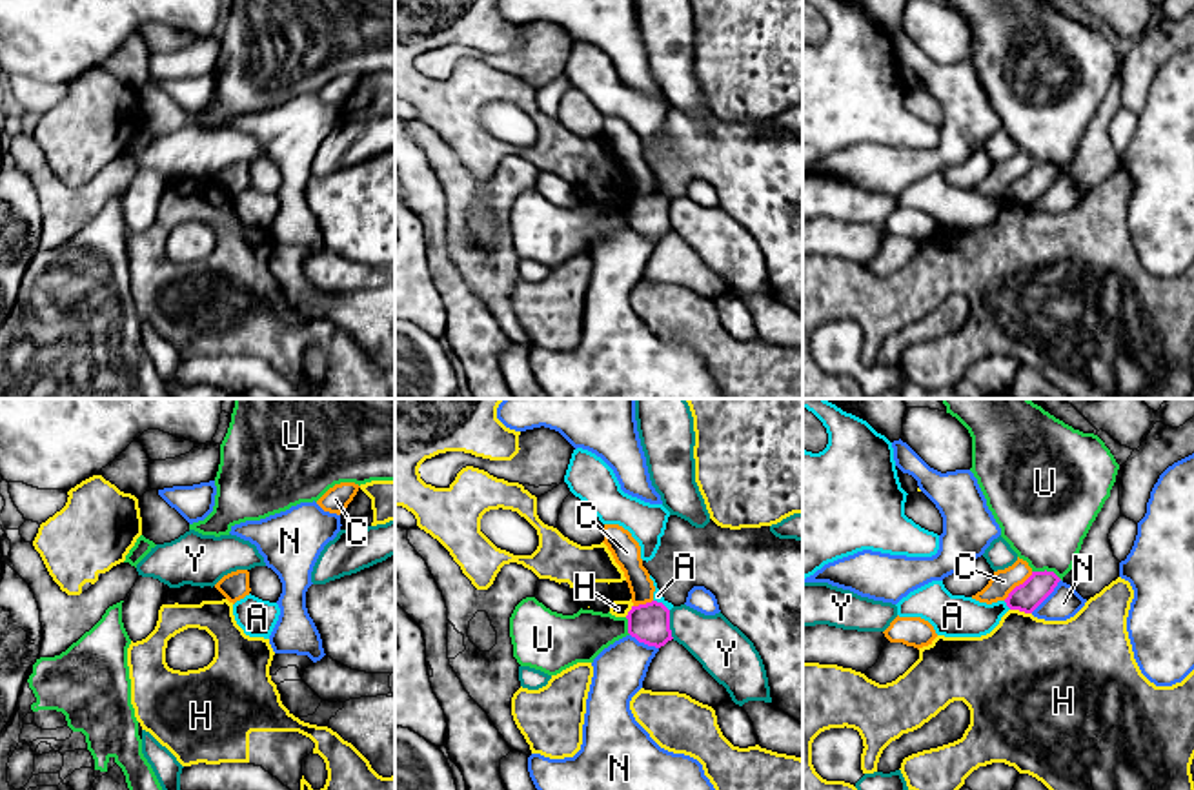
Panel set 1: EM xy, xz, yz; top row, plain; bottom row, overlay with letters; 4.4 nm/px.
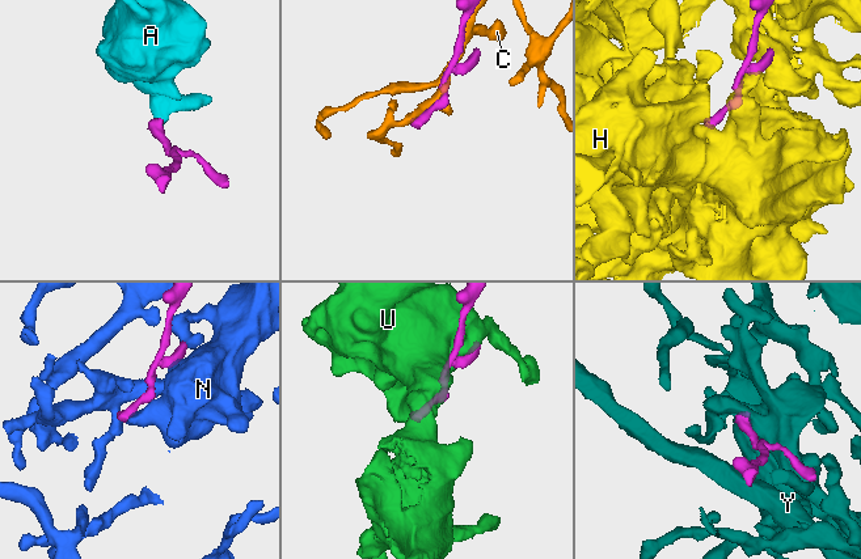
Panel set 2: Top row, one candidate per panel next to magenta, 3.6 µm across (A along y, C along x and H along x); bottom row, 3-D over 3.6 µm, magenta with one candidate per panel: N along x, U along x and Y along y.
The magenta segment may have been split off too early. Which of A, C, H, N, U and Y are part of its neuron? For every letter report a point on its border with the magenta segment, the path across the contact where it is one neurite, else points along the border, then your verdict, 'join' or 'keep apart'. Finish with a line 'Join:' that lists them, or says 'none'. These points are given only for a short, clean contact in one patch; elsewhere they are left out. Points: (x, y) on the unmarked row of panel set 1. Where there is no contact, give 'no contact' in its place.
A: contact xz (661, 195); border xz (654, 192), (668, 202); keep apart
C: contact yz (1020, 177); keep apart
H: contact yz (1021, 202); keep apart
N: contact yz (1047, 188); keep apart
U: contact yz (1045, 162); keep apart
Y: contact xz (668, 217); keep apart
Join: none

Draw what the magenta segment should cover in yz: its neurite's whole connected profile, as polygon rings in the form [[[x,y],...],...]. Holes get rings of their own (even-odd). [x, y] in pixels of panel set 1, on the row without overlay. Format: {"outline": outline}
{"outline": [[[1032,164],[1032,167],[1016,178],[1005,191],[1010,202],[1032,206],[1057,178],[1061,171],[1054,164]]]}

